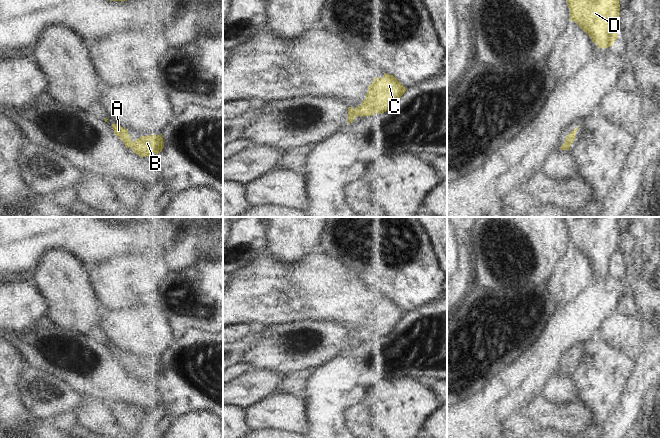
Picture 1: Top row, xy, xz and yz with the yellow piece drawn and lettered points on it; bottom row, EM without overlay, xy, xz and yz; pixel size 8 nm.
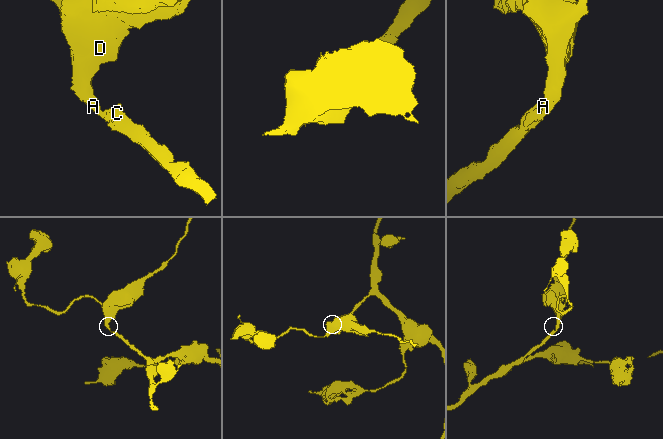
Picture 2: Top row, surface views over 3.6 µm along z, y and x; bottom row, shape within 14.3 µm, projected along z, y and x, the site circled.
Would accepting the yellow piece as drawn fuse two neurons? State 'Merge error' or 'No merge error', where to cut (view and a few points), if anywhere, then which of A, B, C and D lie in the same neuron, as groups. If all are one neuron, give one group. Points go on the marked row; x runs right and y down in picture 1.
No merge error. No split. Groups: A B C D

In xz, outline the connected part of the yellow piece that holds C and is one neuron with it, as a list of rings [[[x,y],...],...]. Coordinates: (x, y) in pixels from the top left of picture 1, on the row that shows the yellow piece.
[[[384,73],[381,79],[375,77],[361,104],[355,109],[348,107],[347,125],[352,123],[357,115],[372,116],[374,113],[382,114],[392,109],[406,90],[393,75]]]

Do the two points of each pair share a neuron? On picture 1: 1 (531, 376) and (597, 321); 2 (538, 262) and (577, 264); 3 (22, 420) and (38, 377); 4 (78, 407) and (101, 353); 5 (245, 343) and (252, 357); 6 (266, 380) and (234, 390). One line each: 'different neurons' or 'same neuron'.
1: same neuron
2: different neurons
3: different neurons
4: different neurons
5: different neurons
6: same neuron

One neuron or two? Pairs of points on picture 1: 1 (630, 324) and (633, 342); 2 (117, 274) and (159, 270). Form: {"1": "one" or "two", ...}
{"1": "one", "2": "one"}

